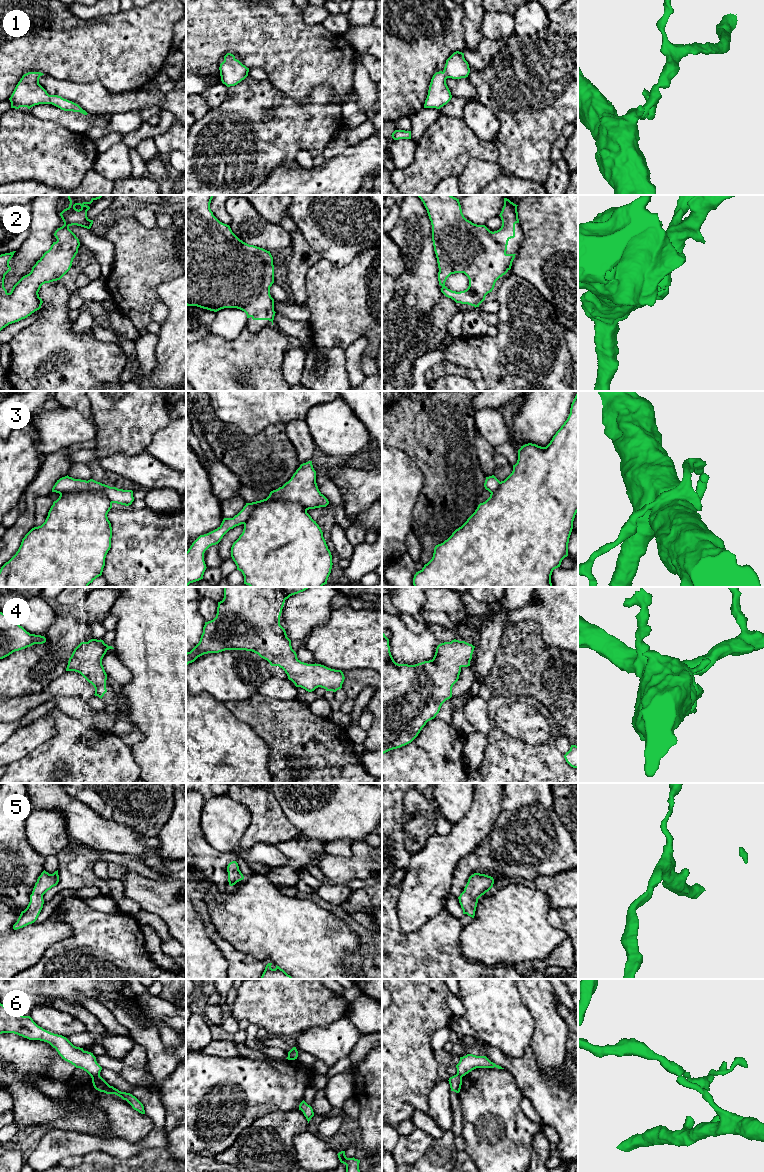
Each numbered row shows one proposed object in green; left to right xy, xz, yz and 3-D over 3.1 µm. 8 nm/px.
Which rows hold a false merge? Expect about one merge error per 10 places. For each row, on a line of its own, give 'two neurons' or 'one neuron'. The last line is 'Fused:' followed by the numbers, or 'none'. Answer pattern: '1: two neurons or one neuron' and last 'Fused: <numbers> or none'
1: one neuron
2: one neuron
3: two neurons
4: one neuron
5: one neuron
6: two neurons
Fused: 3, 6

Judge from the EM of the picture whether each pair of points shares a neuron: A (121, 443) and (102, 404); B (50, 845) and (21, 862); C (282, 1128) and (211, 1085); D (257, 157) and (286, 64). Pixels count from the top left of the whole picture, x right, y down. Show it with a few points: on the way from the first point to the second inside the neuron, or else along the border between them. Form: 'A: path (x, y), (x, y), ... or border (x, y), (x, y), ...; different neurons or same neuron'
A: path (121, 433), (121, 424), (111, 414); same neuron
B: border (26, 831), (28, 843), (44, 858); different neurons
C: border (286, 1110), (273, 1110), (256, 1118), (243, 1129); different neurons
D: border (267, 78), (279, 90), (298, 102); different neurons

